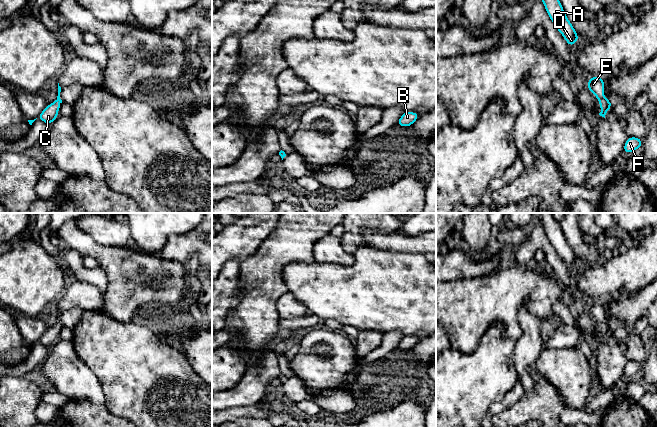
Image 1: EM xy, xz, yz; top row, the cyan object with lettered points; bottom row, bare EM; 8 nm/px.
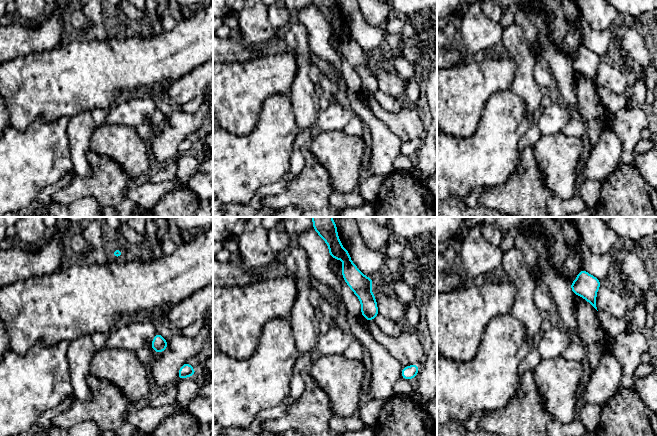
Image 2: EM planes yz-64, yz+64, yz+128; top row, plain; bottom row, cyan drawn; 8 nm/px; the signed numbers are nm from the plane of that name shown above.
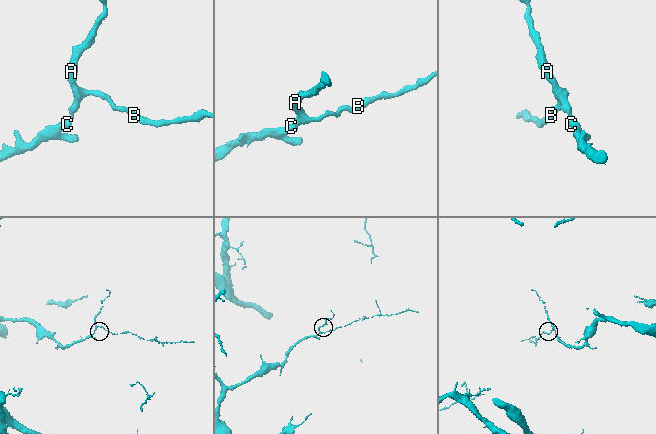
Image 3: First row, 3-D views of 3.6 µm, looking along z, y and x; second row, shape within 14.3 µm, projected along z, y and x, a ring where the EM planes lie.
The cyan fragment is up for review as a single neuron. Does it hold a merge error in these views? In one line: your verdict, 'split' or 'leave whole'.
leave whole

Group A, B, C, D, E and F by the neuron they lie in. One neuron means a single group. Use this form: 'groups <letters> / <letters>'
groups A B C D E F

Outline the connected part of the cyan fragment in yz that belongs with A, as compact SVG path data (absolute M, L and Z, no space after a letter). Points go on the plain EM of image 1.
M540 213L539 222L543 225L547 238L568 270L573 270L579 264L579 261L573 249L567 243L560 223L555 220L553 213Z

